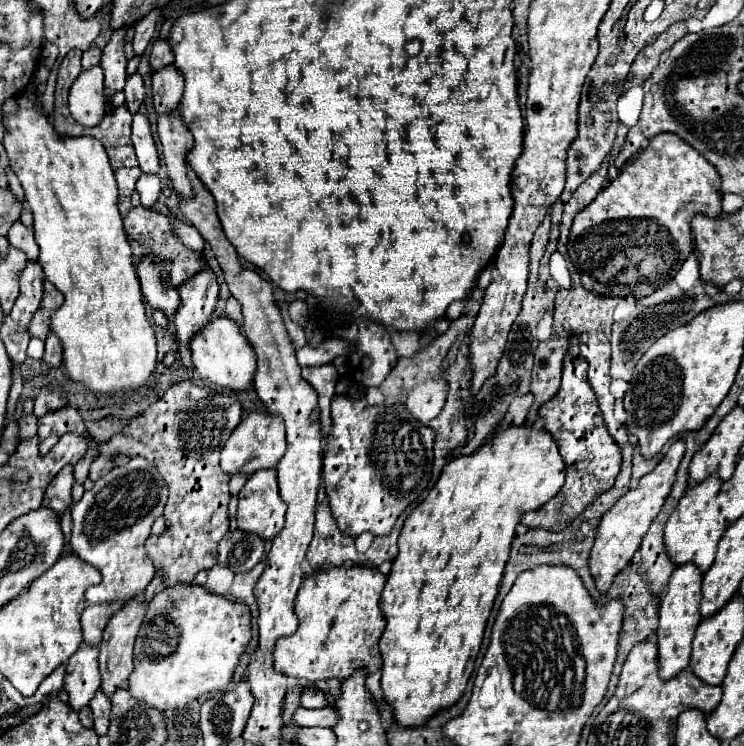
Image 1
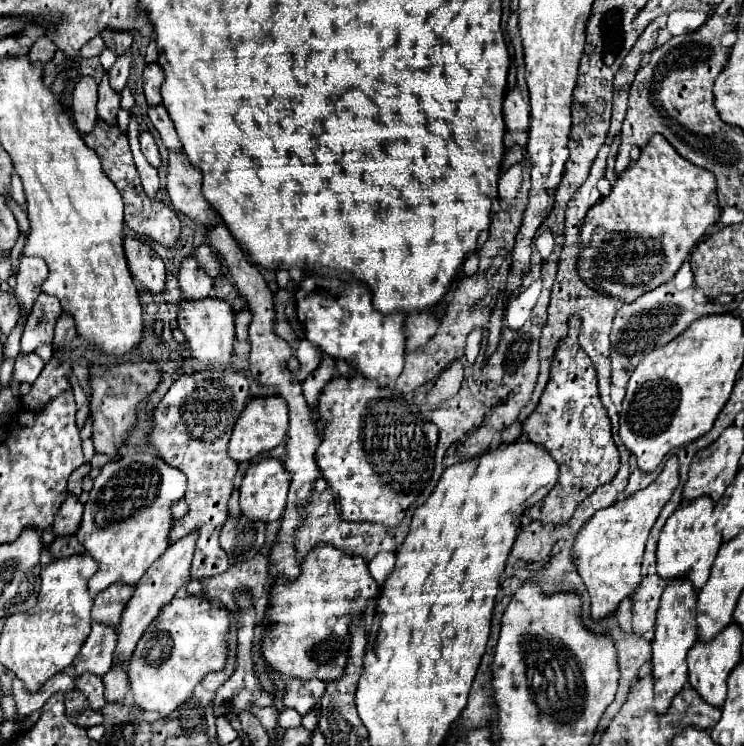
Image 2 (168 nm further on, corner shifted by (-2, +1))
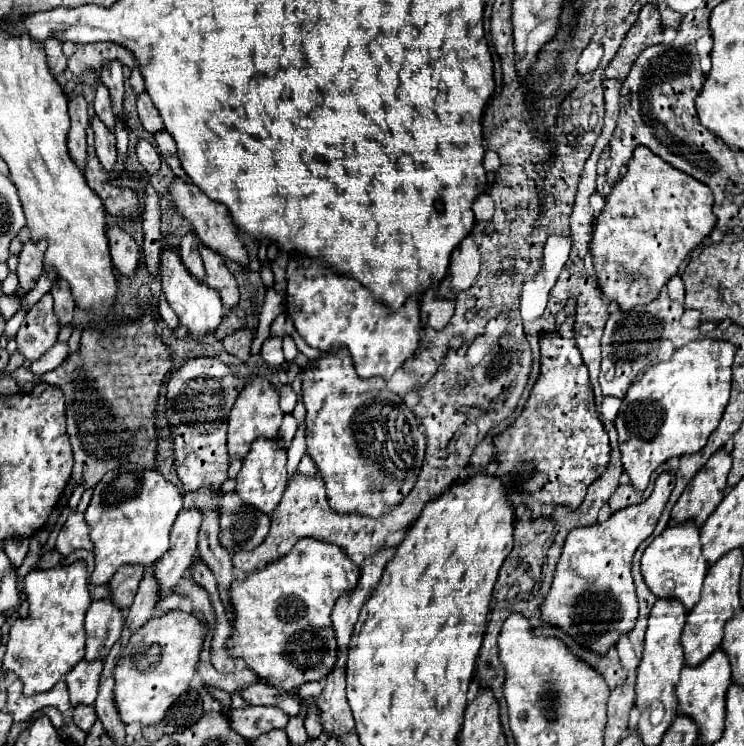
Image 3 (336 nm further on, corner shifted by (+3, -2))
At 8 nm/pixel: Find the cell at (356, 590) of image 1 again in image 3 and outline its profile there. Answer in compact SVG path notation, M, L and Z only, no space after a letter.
M313 538L299 540L281 560L275 560L261 572L249 574L245 580L233 582L231 602L235 608L235 624L229 638L231 654L235 658L243 658L261 680L279 690L297 690L305 682L323 680L333 670L337 660L337 640L331 624L331 610L339 596L357 588L359 576L359 566L353 564L335 544L325 544Z

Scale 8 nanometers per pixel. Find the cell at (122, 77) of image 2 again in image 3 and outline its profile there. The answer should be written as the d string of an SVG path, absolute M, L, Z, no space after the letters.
M99 84L97 86L97 98L95 98L95 112L97 116L105 122L109 130L115 128L115 118L113 118L113 98L109 94L109 88Z

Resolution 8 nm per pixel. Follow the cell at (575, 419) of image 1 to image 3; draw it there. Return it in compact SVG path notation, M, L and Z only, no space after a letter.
M567 310L567 320L557 332L541 336L541 374L531 390L525 410L503 434L493 440L493 444L497 448L499 462L495 474L507 484L511 494L519 494L523 498L525 508L533 510L535 516L551 516L557 506L577 508L583 502L593 480L597 480L609 466L609 436L595 410L589 374L573 340L573 310Z

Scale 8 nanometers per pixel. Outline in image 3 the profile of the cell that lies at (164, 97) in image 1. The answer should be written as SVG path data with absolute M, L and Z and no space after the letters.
M159 130L159 132L153 134L153 138L155 138L155 142L157 142L157 146L159 146L159 150L161 150L165 162L167 162L169 168L173 170L173 174L175 174L175 176L181 176L181 178L187 178L185 172L183 172L183 168L181 168L181 164L179 164L173 136L169 136L167 130Z

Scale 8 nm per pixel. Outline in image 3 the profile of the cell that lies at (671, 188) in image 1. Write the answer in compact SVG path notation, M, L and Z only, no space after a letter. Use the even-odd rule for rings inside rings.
M639 146L629 160L627 174L607 196L607 204L595 220L589 242L593 264L599 264L597 284L603 294L625 312L655 300L667 280L679 272L687 254L715 228L711 206L713 192L707 184L673 168L649 152L649 148ZM623 278L627 292L617 292Z

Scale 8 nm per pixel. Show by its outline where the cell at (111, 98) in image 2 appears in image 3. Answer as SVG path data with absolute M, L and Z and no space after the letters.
M97 116L91 118L91 126L95 130L95 150L97 156L103 164L103 168L107 172L111 172L111 168L117 162L117 148L115 148L115 134L109 132L109 128L105 128L105 124L101 124L101 120L97 120Z

